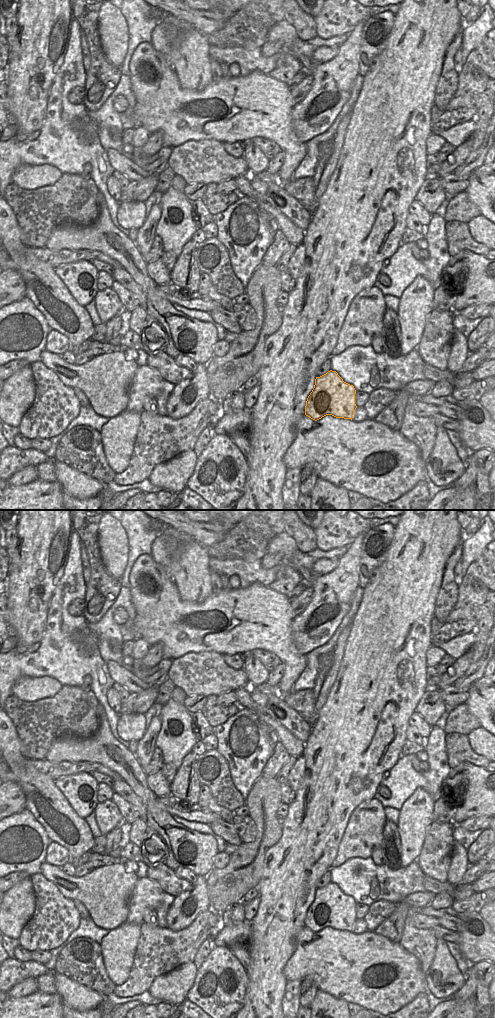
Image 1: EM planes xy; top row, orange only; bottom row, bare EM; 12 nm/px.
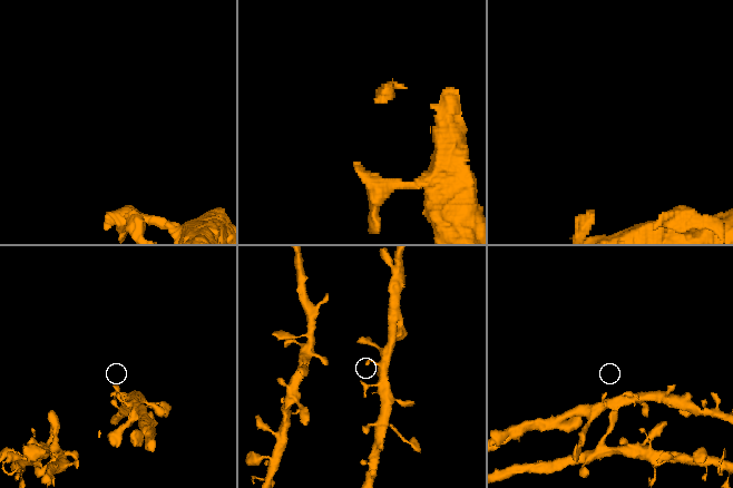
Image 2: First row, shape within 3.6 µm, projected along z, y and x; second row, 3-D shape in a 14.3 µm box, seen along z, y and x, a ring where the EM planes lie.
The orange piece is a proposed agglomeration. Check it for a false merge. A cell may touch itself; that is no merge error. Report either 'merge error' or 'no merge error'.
no merge error

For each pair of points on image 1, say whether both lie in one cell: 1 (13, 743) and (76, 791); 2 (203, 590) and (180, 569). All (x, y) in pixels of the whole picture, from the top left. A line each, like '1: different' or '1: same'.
1: different
2: same

